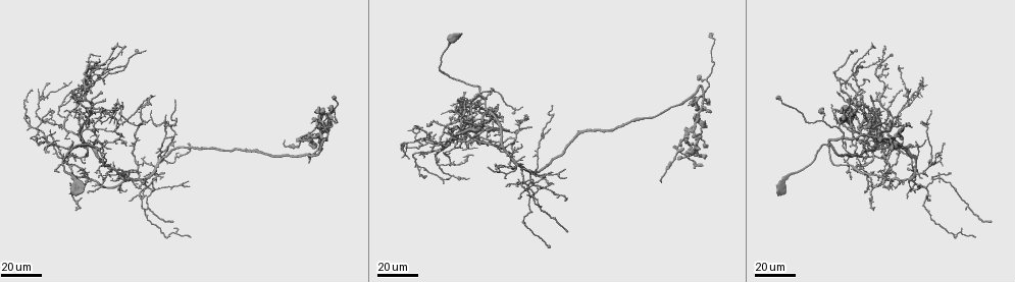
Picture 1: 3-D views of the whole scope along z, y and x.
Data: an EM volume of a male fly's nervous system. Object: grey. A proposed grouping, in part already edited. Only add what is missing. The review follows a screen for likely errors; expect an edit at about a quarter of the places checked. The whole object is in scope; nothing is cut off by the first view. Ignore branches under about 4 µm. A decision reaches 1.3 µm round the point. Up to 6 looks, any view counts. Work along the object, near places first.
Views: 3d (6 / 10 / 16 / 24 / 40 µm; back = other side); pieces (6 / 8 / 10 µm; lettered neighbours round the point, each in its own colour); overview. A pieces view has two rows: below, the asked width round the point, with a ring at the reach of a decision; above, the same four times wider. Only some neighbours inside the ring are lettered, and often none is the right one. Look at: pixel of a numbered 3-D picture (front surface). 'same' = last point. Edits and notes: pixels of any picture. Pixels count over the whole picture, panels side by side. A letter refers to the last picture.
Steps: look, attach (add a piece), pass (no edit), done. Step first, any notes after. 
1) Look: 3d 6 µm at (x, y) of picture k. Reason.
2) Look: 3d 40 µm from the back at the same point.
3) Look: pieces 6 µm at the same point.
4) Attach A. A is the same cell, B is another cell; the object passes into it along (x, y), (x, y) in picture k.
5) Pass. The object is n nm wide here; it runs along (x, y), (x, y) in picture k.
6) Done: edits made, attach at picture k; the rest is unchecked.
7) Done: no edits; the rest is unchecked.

Look: 3d 24 µm at (944, 143) of picture 1. An open end.

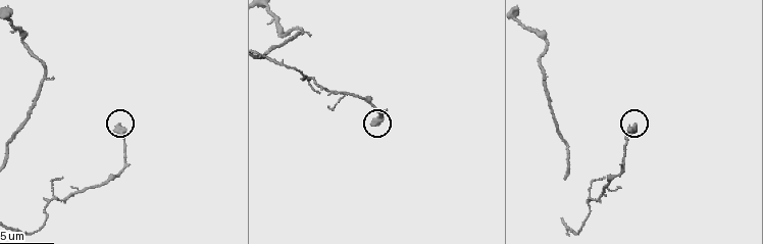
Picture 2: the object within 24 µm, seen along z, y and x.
Look: pieces 8 µm at (377, 124) of picture 2.

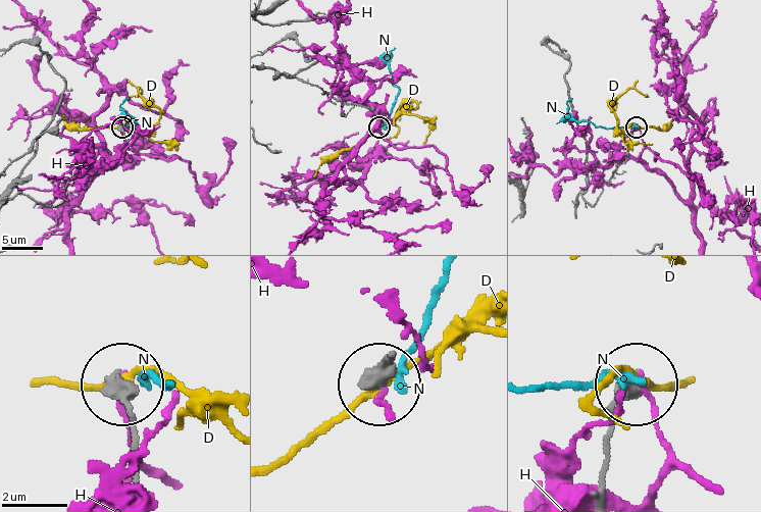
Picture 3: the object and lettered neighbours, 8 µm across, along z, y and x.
Pass. D, H and N are other cells; none of them fits.

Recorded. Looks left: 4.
Look: 3d 40 µm at (920, 78) of picture 1. Tapers out.

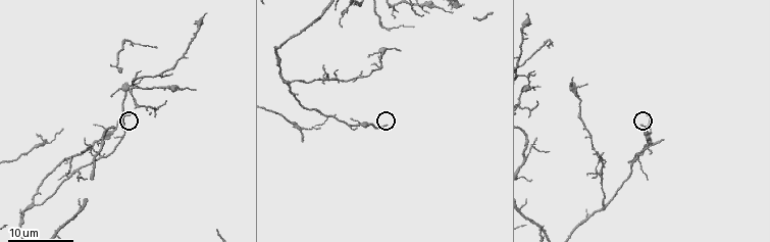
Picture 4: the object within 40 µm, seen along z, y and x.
Look: pieces 8 µm at (646, 116) of picture 4.

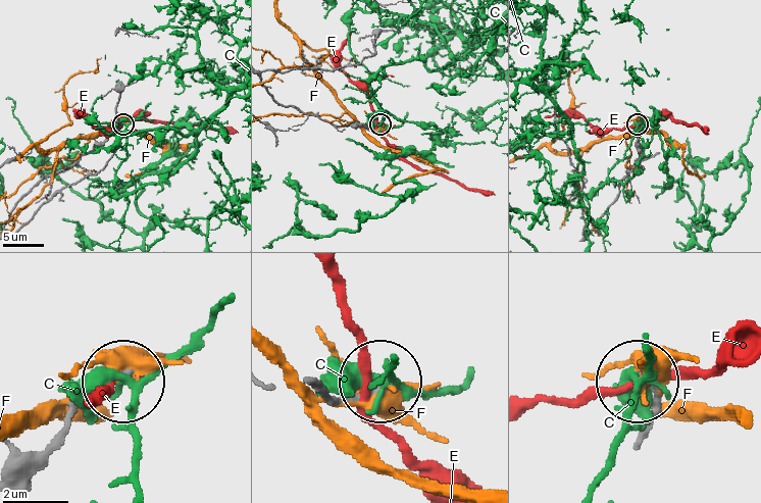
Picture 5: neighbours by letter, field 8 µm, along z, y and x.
Pass. The object is 180 nm wide here; C, E and F are other cells; it runs along (309, 384), (325, 398), (377, 389) in picture 5; none of them fits.

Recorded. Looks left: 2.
Look: 3d 24 µm at (78, 90) of picture 1. An open end.

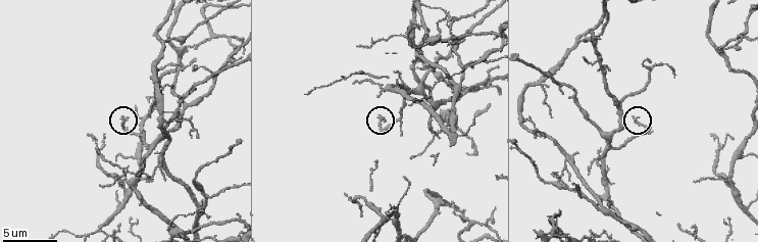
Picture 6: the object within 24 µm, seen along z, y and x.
Look: pieces 10 µm at (382, 116) of picture 6.

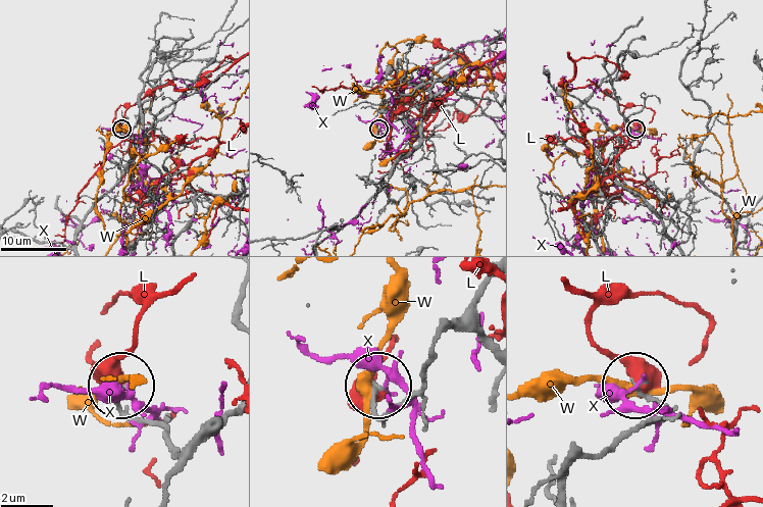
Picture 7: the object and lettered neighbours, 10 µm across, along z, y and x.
Pass. The object is 200 nm wide here; L, W and X are other cells; none of them fits.

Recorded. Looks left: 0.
Done: no edits; the rest is unchecked.

